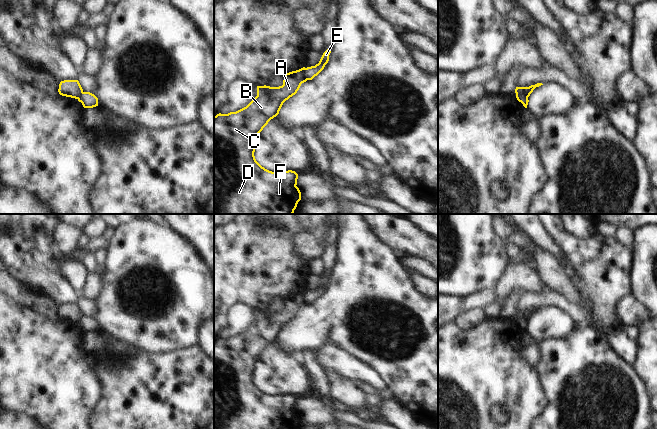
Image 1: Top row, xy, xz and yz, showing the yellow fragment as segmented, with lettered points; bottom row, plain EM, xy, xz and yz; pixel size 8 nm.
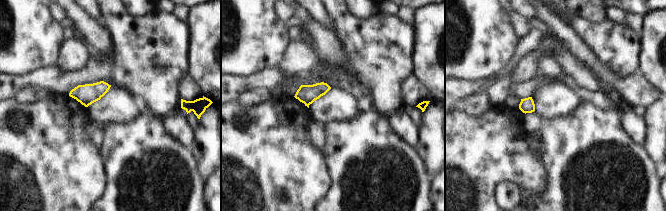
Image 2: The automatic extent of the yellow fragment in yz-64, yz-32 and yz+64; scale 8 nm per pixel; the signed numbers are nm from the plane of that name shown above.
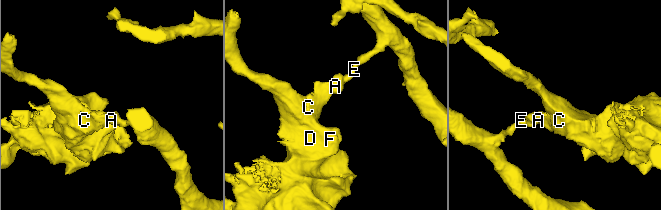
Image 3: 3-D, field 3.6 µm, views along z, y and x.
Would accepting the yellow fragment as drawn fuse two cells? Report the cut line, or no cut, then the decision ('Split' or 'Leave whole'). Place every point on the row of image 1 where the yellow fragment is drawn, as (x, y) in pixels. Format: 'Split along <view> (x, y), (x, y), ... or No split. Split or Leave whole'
Split along xz (304, 68), (304, 76), (307, 79). Split

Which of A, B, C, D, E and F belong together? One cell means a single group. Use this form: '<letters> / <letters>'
A B C D F / E

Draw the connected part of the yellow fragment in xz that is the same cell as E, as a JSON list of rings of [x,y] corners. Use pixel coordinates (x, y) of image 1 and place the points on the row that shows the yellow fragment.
[[[328,48],[322,55],[320,61],[315,66],[305,68],[305,78],[307,80],[312,80],[315,76],[317,76],[325,67],[325,65],[329,61],[329,55],[331,53],[332,48]]]

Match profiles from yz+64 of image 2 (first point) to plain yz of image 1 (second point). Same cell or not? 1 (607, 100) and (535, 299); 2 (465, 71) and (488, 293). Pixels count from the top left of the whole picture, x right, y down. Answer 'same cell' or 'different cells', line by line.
1: same cell
2: different cells

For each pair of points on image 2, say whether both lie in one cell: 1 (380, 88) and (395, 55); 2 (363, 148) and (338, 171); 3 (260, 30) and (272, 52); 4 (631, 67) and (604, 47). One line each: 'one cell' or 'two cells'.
1: one cell
2: one cell
3: one cell
4: one cell

